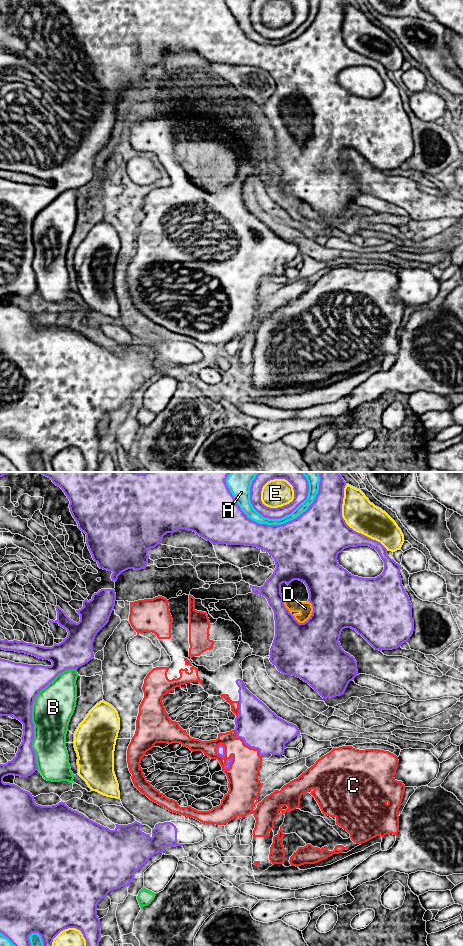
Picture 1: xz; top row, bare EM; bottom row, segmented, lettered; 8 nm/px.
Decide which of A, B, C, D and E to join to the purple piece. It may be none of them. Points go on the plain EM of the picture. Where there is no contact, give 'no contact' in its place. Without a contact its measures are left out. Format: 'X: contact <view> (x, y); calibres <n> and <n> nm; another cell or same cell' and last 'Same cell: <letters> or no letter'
A: contact xz (273, 45); calibres 420 and 90 nm; another cell
B: contact xz (31, 232); calibres 320 and 320 nm; another cell
C: contact xz (247, 265); calibres 340 and 240 nm; same cell
D: contact xz (312, 134); calibres 460 and 110 nm; another cell
E: contact xz (346, 44); calibres 440 and 260 nm; another cell
Same cell: C

